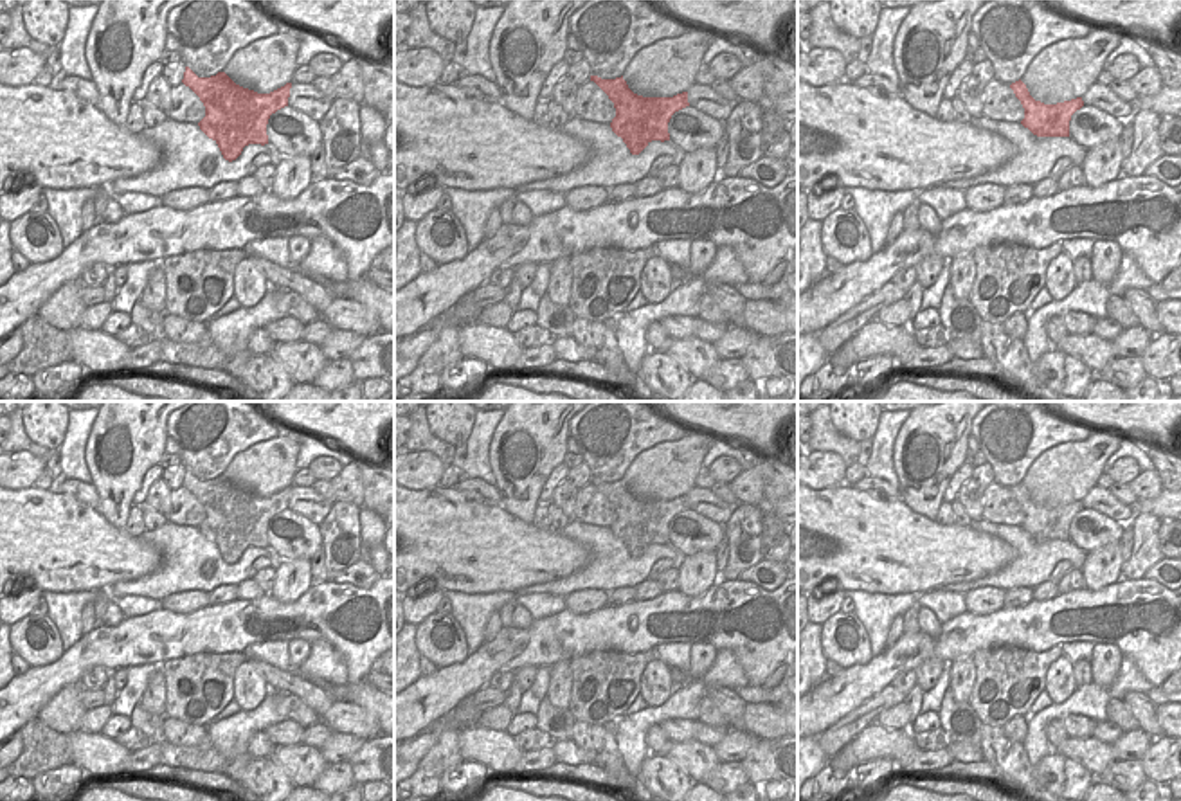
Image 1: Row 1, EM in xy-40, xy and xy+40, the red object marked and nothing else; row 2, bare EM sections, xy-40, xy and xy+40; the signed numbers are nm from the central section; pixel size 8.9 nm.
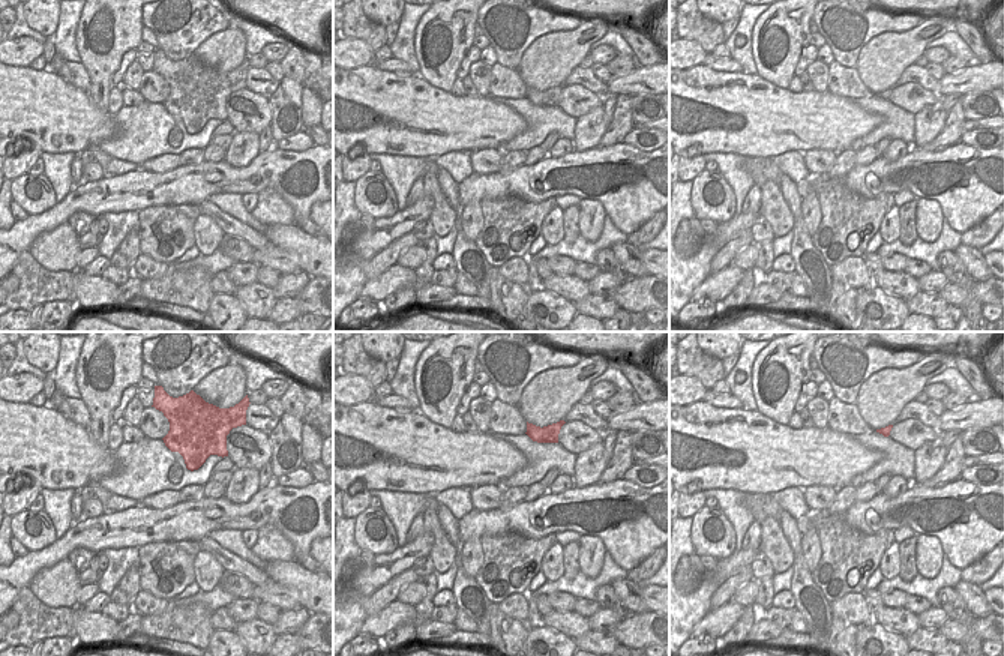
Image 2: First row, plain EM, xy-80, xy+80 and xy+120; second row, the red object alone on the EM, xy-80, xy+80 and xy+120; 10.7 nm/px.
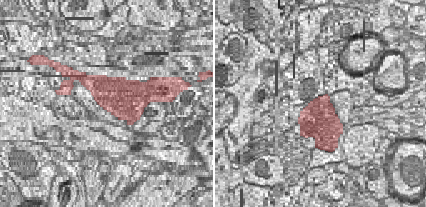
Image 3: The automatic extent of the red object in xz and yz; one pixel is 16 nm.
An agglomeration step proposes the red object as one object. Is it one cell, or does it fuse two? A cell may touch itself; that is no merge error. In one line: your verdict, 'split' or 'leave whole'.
split

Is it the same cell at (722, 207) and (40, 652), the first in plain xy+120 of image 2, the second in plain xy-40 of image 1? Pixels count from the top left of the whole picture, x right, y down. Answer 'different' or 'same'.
same

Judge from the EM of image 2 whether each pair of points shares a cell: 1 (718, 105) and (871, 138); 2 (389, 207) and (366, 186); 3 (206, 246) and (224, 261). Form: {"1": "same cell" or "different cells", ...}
{"1": "different cells", "2": "same cell", "3": "different cells"}

